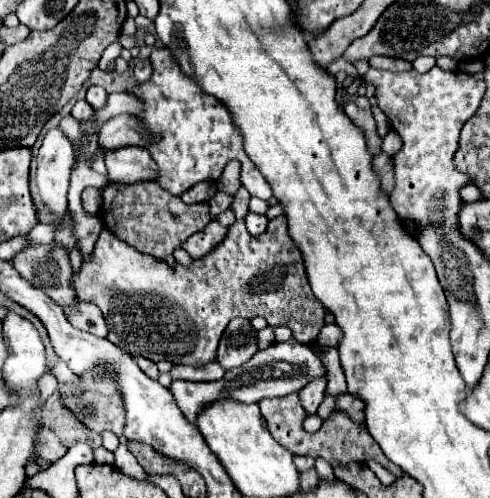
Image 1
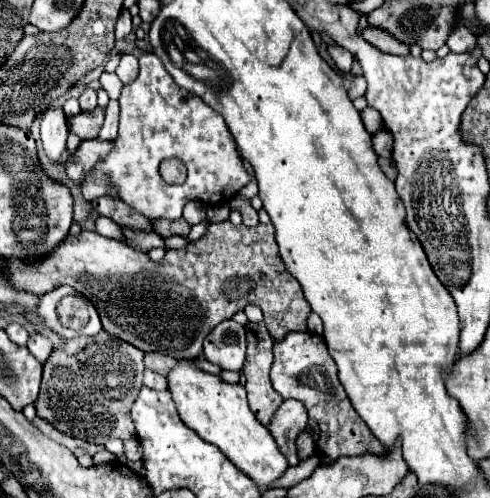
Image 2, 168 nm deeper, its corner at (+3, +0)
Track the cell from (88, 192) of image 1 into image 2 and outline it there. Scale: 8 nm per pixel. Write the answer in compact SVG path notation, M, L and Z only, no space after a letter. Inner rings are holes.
M100 138L94 140L82 140L82 144L78 146L78 150L74 152L74 156L70 156L66 160L66 172L68 176L80 184L80 178L84 172L88 172L90 168L94 168L94 164L98 160L102 160L102 156L106 156L106 152L112 148L110 142L104 142Z

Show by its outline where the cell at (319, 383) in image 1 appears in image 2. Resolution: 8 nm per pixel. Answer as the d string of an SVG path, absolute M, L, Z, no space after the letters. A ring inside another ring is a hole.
M284 400L268 424L270 434L274 436L278 448L282 448L282 454L286 456L290 466L298 464L296 436L300 430L306 428L306 422L308 422L306 408L296 400Z

